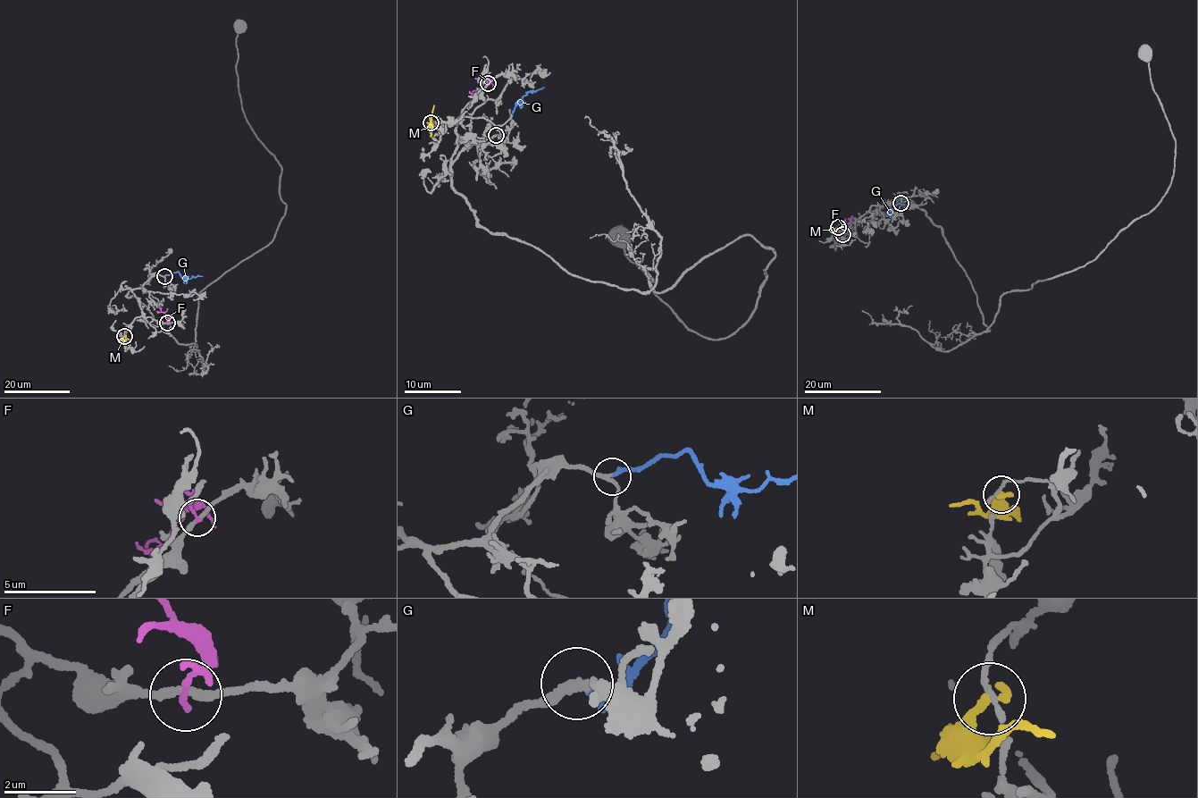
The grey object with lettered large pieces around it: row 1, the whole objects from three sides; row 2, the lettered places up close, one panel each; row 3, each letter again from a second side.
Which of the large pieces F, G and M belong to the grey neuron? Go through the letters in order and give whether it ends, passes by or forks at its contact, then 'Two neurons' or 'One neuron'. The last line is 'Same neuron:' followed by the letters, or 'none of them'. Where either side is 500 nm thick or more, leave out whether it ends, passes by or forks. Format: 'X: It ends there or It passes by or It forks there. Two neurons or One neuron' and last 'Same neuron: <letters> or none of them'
F: It ends there. Two neurons
G: It ends there. One neuron
M: It ends there. Two neurons
Same neuron: G

